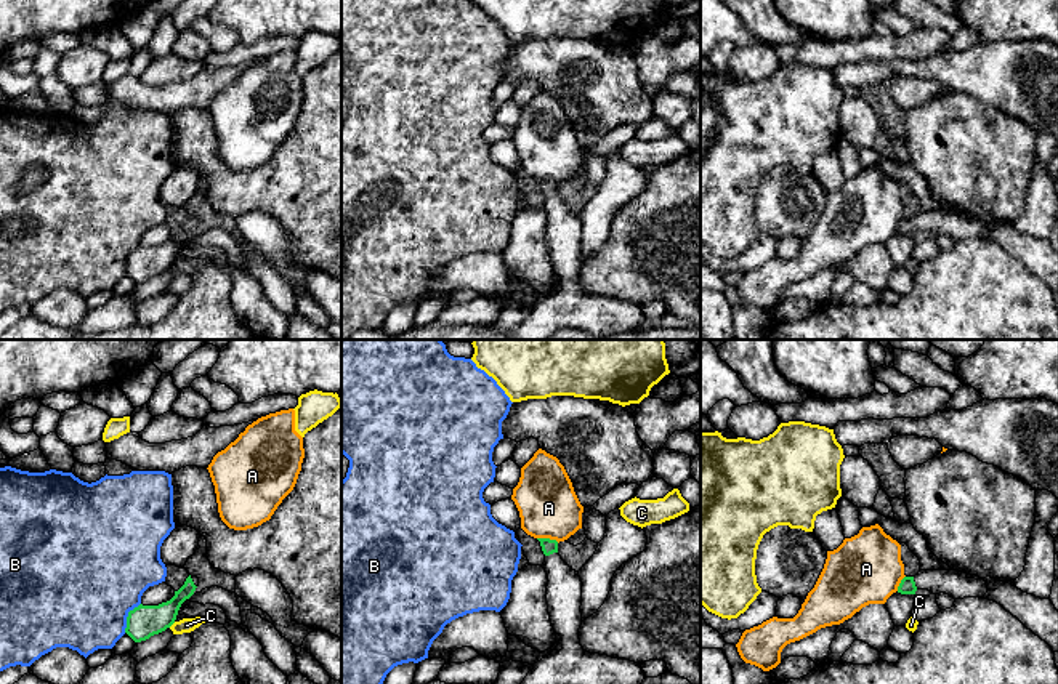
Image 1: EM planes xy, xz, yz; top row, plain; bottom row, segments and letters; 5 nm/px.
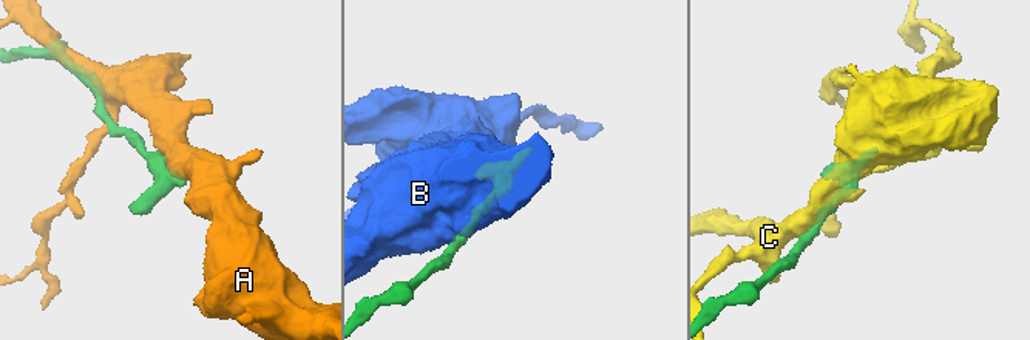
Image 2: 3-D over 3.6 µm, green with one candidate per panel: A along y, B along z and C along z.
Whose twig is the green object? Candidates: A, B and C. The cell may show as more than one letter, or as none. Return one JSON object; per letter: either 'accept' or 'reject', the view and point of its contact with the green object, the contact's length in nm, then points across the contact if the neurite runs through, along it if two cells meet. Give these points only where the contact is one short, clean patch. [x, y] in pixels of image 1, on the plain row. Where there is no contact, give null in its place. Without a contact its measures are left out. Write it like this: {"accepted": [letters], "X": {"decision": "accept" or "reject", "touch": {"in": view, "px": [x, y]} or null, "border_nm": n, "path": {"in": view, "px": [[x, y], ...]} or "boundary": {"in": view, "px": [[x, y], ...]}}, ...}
{"accepted": [], "A": {"decision": "reject", "touch": {"in": "xz", "px": [549, 180]}, "border_nm": 110}, "B": {"decision": "reject", "touch": {"in": "xy", "px": [127, 258]}, "border_nm": 170}, "C": {"decision": "reject", "touch": {"in": "xy", "px": [172, 265]}, "border_nm": 50}}

